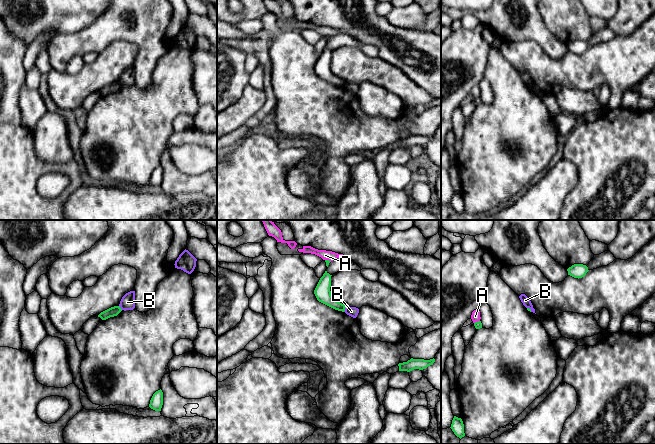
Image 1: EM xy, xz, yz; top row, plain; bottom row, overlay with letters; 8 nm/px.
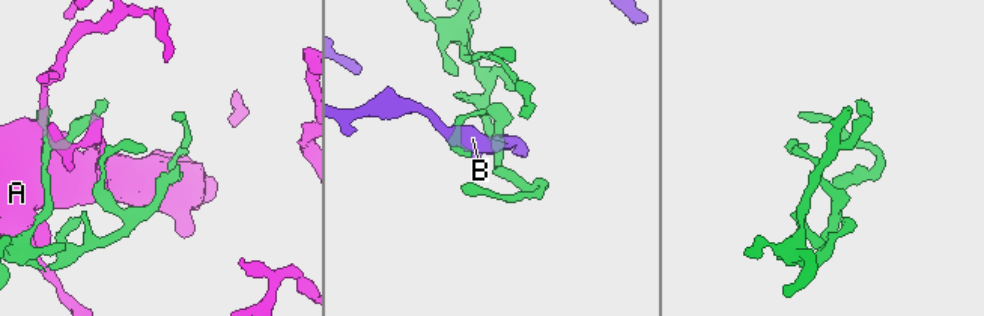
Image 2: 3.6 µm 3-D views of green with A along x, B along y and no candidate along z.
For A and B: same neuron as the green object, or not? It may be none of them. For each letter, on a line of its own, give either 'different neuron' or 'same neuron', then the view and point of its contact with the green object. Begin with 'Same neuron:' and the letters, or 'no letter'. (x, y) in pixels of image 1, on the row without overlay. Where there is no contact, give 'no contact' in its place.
Same neuron: no letter
A: different neuron; meets green in xz at (328, 36)
B: different neuron; meets green in xz at (344, 85)

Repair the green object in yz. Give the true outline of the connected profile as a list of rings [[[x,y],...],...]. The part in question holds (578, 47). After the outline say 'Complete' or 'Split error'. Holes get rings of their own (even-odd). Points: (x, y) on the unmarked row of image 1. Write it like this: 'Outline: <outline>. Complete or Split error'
Outline: [[[574,40],[571,43],[569,43],[567,47],[568,47],[568,51],[579,55],[584,53],[589,46],[586,41]]]. Complete

